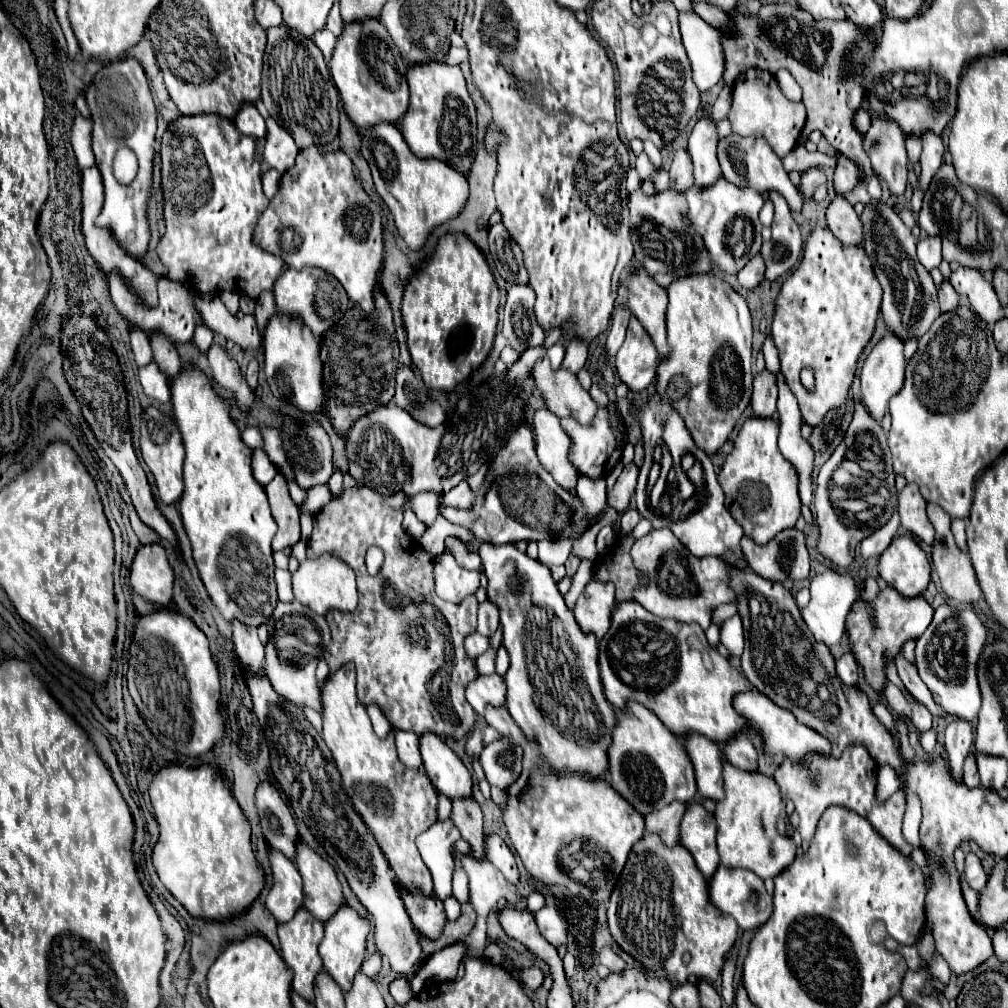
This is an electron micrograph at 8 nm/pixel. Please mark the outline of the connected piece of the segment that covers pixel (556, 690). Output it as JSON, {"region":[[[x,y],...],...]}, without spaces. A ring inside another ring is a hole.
{"region":[[[481,544],[479,556],[483,560],[483,570],[489,578],[487,586],[489,600],[501,612],[503,646],[507,648],[511,658],[511,666],[505,674],[509,714],[513,716],[513,720],[519,724],[519,728],[525,732],[527,738],[539,742],[541,754],[553,770],[563,772],[567,768],[571,772],[593,774],[593,778],[601,776],[607,770],[607,748],[611,744],[611,730],[615,726],[615,710],[603,694],[599,678],[599,660],[597,660],[599,658],[597,638],[593,638],[593,634],[585,634],[577,626],[573,612],[563,602],[561,592],[557,590],[557,584],[551,578],[551,570],[545,564],[529,558],[527,554],[521,554],[513,544],[505,546]],[[533,630],[537,630],[539,634],[539,682],[533,682],[529,676],[525,642],[523,642],[523,638],[529,638],[529,634],[533,634]]]}

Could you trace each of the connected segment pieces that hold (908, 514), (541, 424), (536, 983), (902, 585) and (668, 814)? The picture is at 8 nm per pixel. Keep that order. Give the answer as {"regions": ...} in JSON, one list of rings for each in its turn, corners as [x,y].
{"regions":[[[[907,484],[899,492],[899,516],[901,516],[901,526],[907,532],[919,536],[927,544],[933,542],[935,530],[927,516],[927,502],[921,496],[921,492],[917,490],[917,486]]],[[[537,410],[533,420],[533,438],[539,462],[559,482],[569,484],[569,490],[575,490],[577,468],[569,462],[571,438],[565,434],[561,420],[549,410]]],[[[527,968],[527,970],[521,970],[519,972],[519,980],[531,990],[535,992],[537,988],[541,988],[543,984],[543,972],[539,968]]],[[[909,534],[897,536],[879,556],[879,576],[903,596],[921,596],[931,580],[925,552]]],[[[671,802],[665,808],[651,812],[645,816],[645,830],[651,834],[657,834],[665,846],[679,844],[679,822],[685,814],[683,802]]]]}

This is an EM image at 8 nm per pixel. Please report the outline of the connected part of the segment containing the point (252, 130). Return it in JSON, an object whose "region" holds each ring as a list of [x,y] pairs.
{"region":[[[243,104],[233,122],[241,134],[247,134],[253,138],[265,138],[265,120],[253,104]]]}

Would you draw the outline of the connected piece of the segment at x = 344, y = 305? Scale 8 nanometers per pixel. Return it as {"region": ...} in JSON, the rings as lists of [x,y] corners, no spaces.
{"region":[[[287,268],[277,278],[277,282],[273,286],[273,296],[275,296],[279,312],[301,316],[315,336],[321,336],[333,324],[337,324],[339,318],[351,306],[351,300],[347,296],[345,288],[341,286],[341,282],[335,276],[331,276],[329,272],[321,270],[321,268],[303,268],[303,270]]]}

